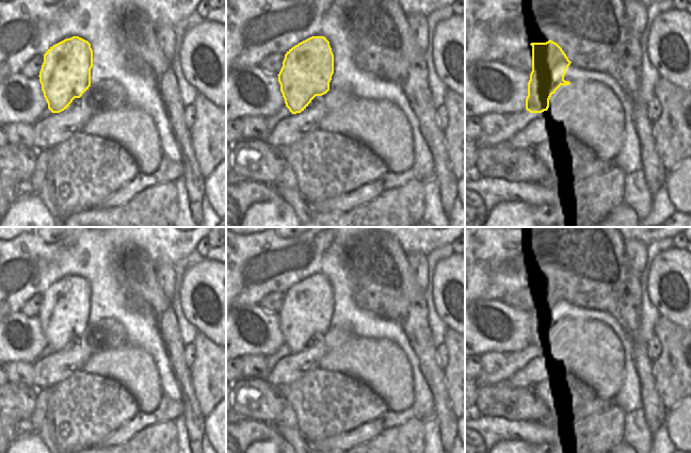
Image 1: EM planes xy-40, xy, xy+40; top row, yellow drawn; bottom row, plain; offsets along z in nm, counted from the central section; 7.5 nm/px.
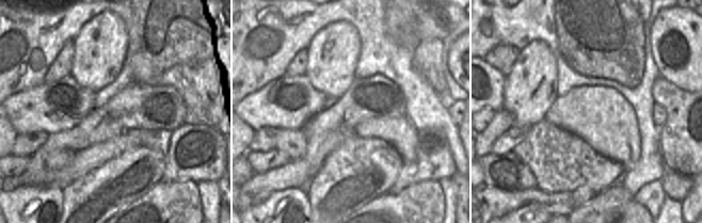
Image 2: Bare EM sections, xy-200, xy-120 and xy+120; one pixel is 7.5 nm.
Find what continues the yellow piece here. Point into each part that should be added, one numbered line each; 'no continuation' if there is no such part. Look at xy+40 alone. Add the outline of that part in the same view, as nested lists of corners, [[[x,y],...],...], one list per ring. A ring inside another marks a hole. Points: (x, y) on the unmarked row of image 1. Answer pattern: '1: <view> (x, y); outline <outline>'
1: xy+40 (519, 297); outline [[[532,285],[514,286],[502,297],[508,307],[519,312],[519,331],[528,335],[528,321],[532,310]]]

